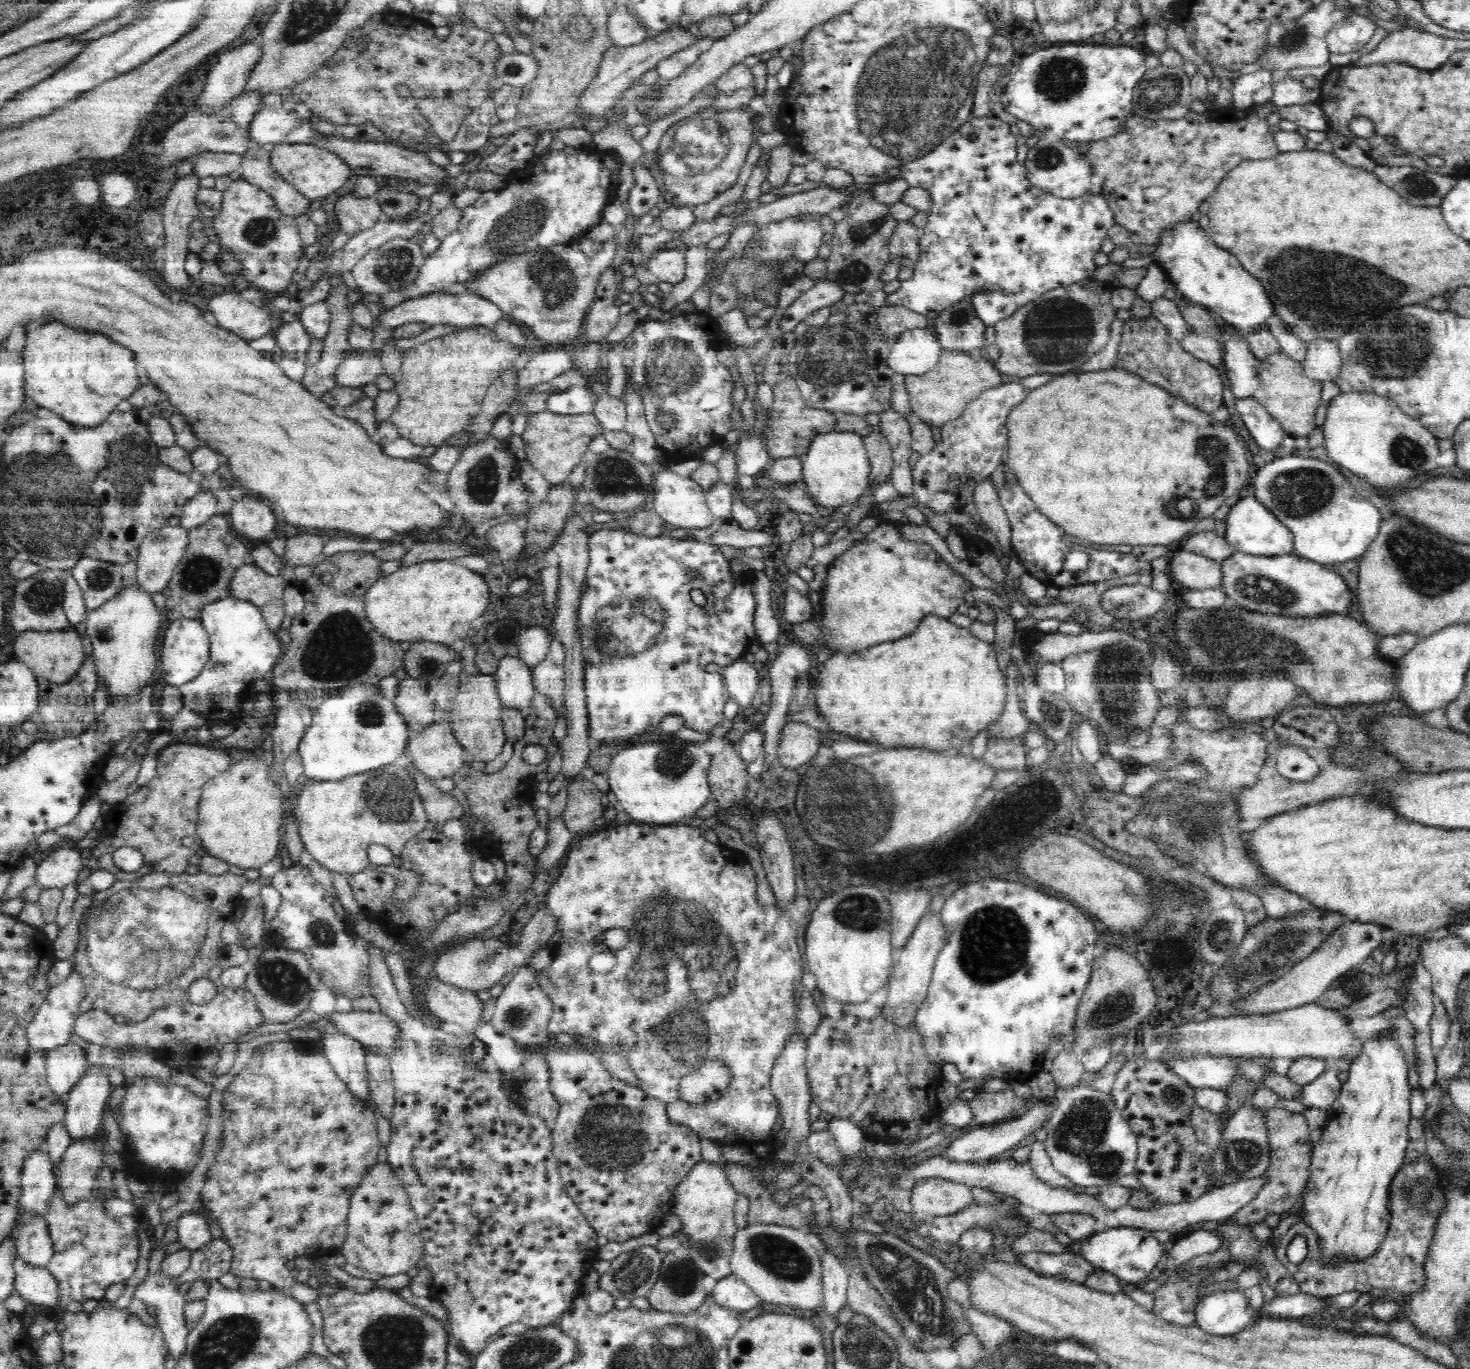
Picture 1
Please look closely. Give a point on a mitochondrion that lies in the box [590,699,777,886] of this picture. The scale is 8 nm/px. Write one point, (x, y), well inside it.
(673, 764)

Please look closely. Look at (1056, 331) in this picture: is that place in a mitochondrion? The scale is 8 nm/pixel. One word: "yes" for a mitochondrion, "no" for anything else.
yes

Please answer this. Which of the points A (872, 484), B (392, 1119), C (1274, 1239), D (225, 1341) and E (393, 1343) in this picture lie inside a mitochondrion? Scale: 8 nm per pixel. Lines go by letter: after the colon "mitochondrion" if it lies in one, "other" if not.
A: other
B: other
C: other
D: mitochondrion
E: mitochondrion

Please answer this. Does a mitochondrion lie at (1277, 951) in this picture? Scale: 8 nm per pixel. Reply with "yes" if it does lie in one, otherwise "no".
yes

